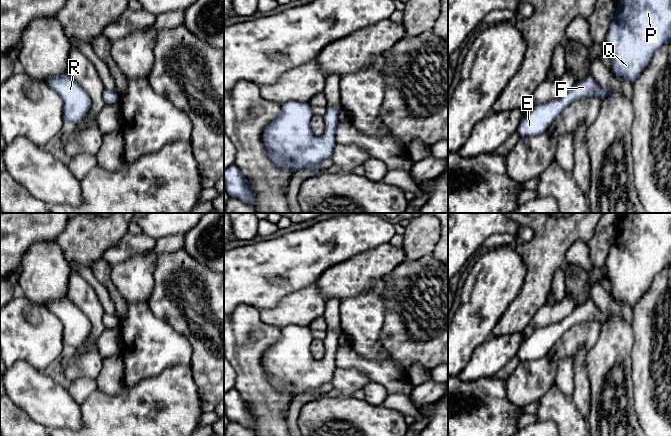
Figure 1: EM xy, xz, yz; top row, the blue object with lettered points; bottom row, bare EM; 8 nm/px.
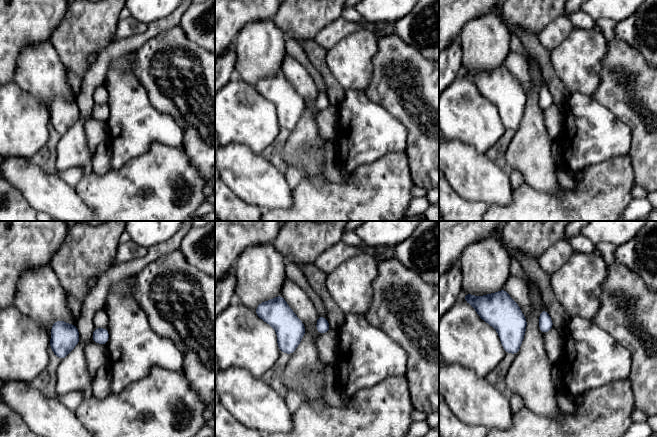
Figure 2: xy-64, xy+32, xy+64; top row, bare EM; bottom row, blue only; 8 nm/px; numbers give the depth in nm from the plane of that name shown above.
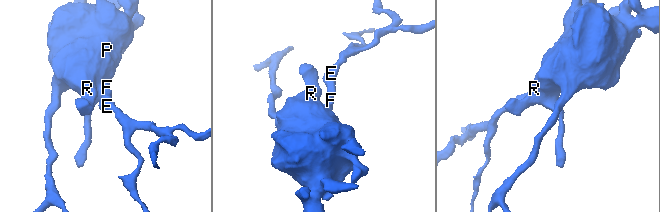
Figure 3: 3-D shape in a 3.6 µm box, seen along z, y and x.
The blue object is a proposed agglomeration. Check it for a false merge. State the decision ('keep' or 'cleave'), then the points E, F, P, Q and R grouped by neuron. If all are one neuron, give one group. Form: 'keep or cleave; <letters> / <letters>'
keep; E F P Q R

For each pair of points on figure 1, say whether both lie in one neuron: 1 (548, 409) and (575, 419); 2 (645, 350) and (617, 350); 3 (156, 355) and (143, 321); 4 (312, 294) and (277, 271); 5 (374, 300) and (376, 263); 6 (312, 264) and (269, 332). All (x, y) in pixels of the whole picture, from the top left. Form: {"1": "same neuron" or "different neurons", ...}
{"1": "same neuron", "2": "different neurons", "3": "same neuron", "4": "different neurons", "5": "different neurons", "6": "different neurons"}

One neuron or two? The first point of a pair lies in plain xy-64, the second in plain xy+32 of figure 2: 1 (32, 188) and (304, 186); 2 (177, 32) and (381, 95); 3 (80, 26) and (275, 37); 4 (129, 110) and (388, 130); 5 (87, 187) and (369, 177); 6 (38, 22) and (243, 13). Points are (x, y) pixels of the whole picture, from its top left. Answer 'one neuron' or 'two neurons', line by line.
1: two neurons
2: one neuron
3: two neurons
4: one neuron
5: one neuron
6: one neuron

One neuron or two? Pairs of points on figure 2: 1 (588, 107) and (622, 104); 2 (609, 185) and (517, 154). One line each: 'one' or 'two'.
1: two
2: two

